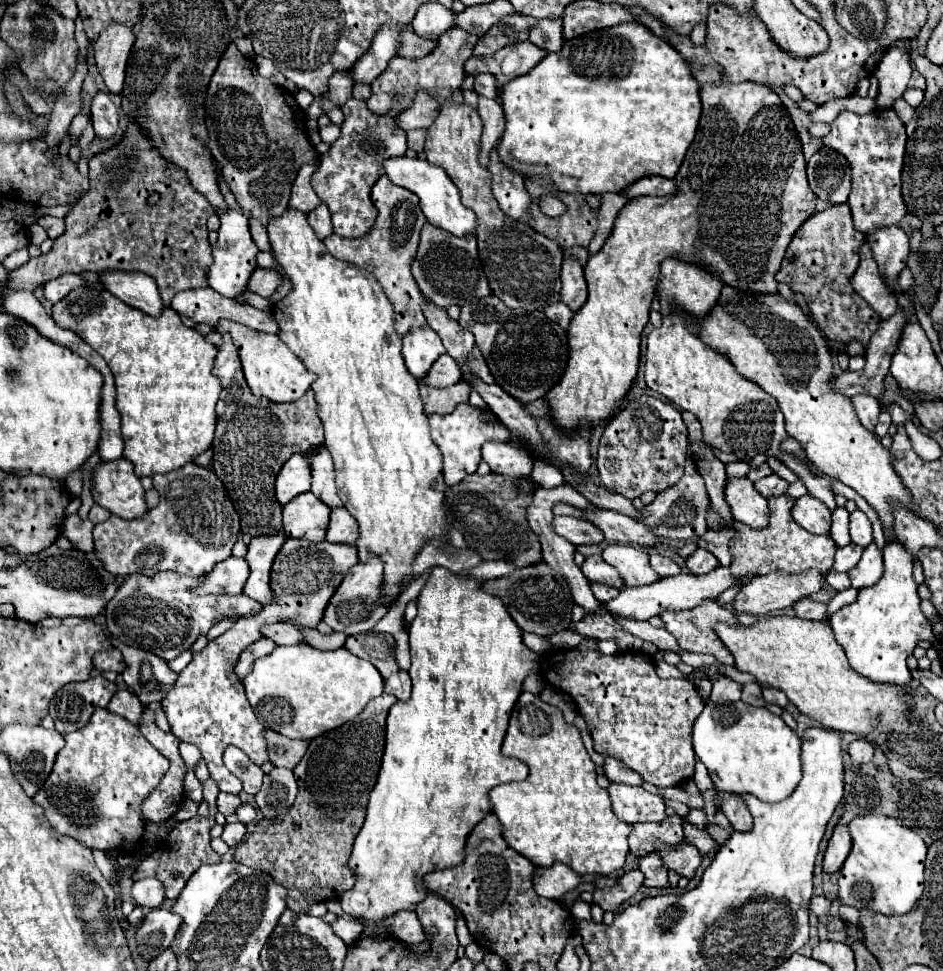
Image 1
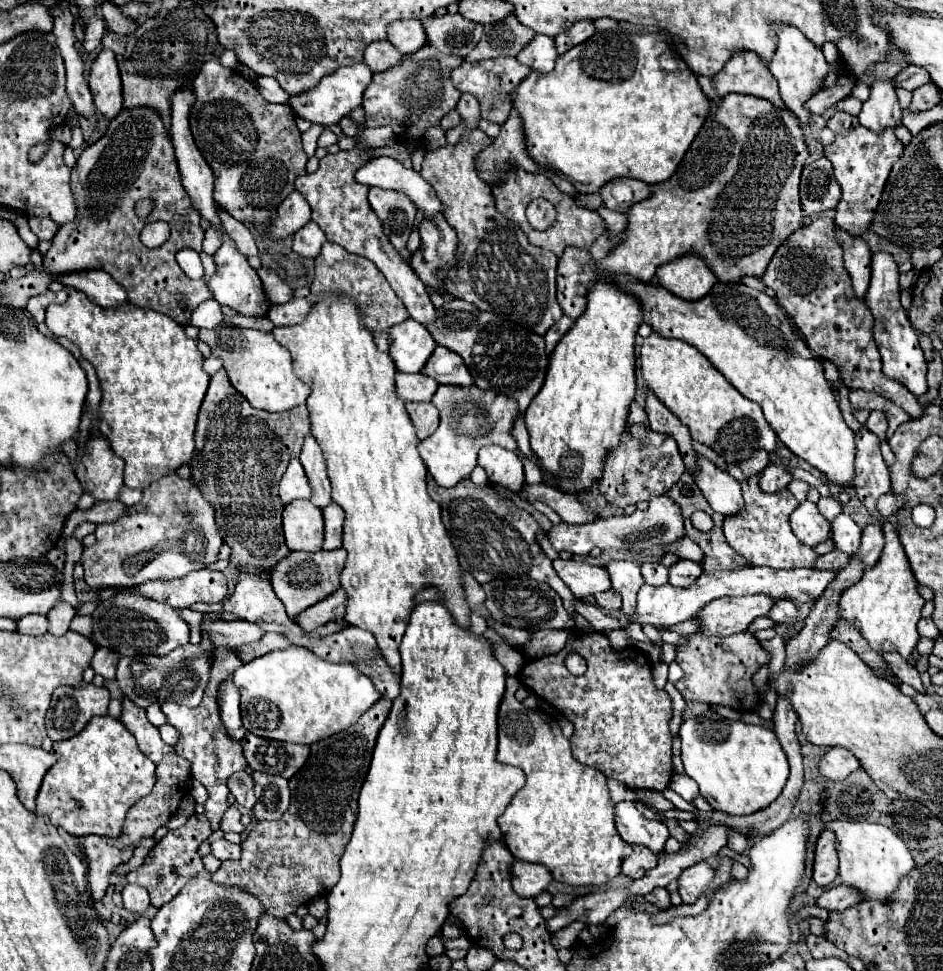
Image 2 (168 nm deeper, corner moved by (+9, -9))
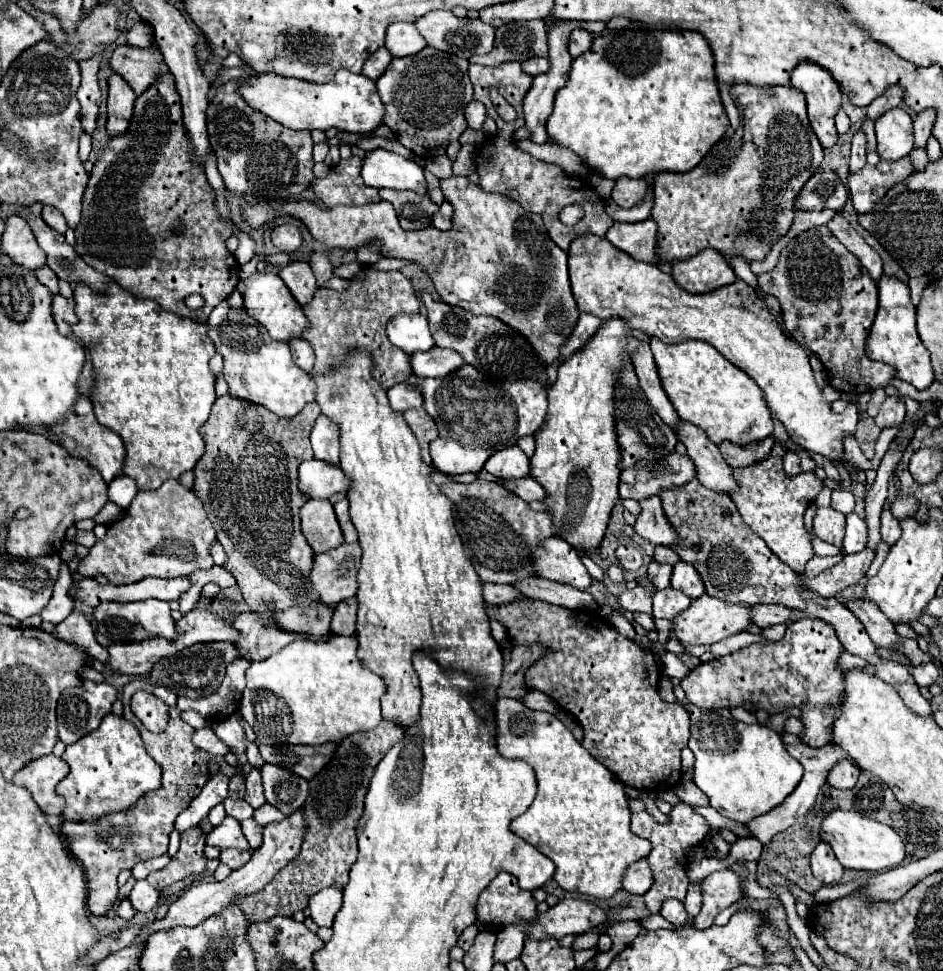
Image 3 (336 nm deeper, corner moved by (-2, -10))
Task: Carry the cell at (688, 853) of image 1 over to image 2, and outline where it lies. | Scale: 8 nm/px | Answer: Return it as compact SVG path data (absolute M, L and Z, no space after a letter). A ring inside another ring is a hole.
M699 861L697 865L691 865L689 869L685 869L681 877L677 877L679 895L683 903L695 903L699 893L709 887L711 879L713 879L713 867L705 861Z

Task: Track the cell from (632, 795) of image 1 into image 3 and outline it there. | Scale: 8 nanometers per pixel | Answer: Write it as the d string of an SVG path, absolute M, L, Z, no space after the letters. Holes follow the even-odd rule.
M674 806L672 812L668 814L668 824L658 824L648 812L636 812L632 814L632 832L640 838L646 838L652 842L652 852L648 854L648 864L652 868L652 874L654 874L654 884L652 888L644 894L644 900L646 900L646 908L652 912L652 914L658 914L660 912L660 906L664 904L664 900L668 898L676 898L676 900L684 900L686 896L686 888L690 884L688 880L688 874L686 874L686 866L688 866L688 858L686 858L686 850L688 848L694 848L694 846L700 846L708 834L710 834L710 826L708 822L692 812L690 806Z

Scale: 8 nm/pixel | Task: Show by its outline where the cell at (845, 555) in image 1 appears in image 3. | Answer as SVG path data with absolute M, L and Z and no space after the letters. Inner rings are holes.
M842 554L838 556L832 556L832 558L820 558L820 556L814 556L808 564L806 564L806 570L804 570L804 576L806 578L814 578L816 574L820 574L822 570L826 568L832 568L834 564L838 564L842 560Z

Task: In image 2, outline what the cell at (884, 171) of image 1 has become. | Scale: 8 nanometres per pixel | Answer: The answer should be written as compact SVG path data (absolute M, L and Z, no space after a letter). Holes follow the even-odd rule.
M857 125L855 129L835 133L835 141L825 147L825 157L833 163L833 173L843 193L835 209L835 223L839 229L853 237L863 237L863 233L869 231L891 167L901 153L903 143L895 137L893 129L885 129L885 133L873 133L871 129Z

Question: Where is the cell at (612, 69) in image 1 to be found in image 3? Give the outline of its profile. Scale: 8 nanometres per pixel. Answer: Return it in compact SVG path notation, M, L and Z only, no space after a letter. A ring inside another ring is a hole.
M628 28L622 32L614 32L614 34L594 38L590 50L580 54L572 62L568 84L558 90L556 100L554 100L554 112L550 114L548 124L546 124L548 136L554 144L570 148L592 170L598 170L600 174L604 174L610 180L616 180L620 176L650 178L658 172L688 172L694 166L698 166L698 162L706 156L706 152L716 142L722 140L726 128L728 128L728 116L726 116L722 100L720 100L720 90L718 90L716 74L714 74L714 58L712 58L712 50L708 46L708 40L704 36L700 36L698 32L692 32L692 30L660 30L660 28Z

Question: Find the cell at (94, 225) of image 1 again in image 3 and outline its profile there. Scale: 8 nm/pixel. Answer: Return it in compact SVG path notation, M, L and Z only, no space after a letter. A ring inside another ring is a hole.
M168 74L168 78L156 78L156 82L136 98L136 108L128 132L124 136L110 138L98 154L84 194L82 222L74 230L74 248L88 266L114 278L114 282L128 290L132 296L152 298L168 312L206 322L212 308L226 300L236 288L238 262L226 248L226 240L232 236L232 224L228 218L218 214L216 192L208 184L204 170L196 170L196 166L188 162L188 158L192 158L188 150L192 150L192 142L188 142L184 134L182 104L174 78L172 74ZM176 226L184 232L174 234L172 230L176 230ZM232 266L234 280L230 280ZM190 294L200 294L204 298L204 306L200 310L192 310L192 314L184 304Z

